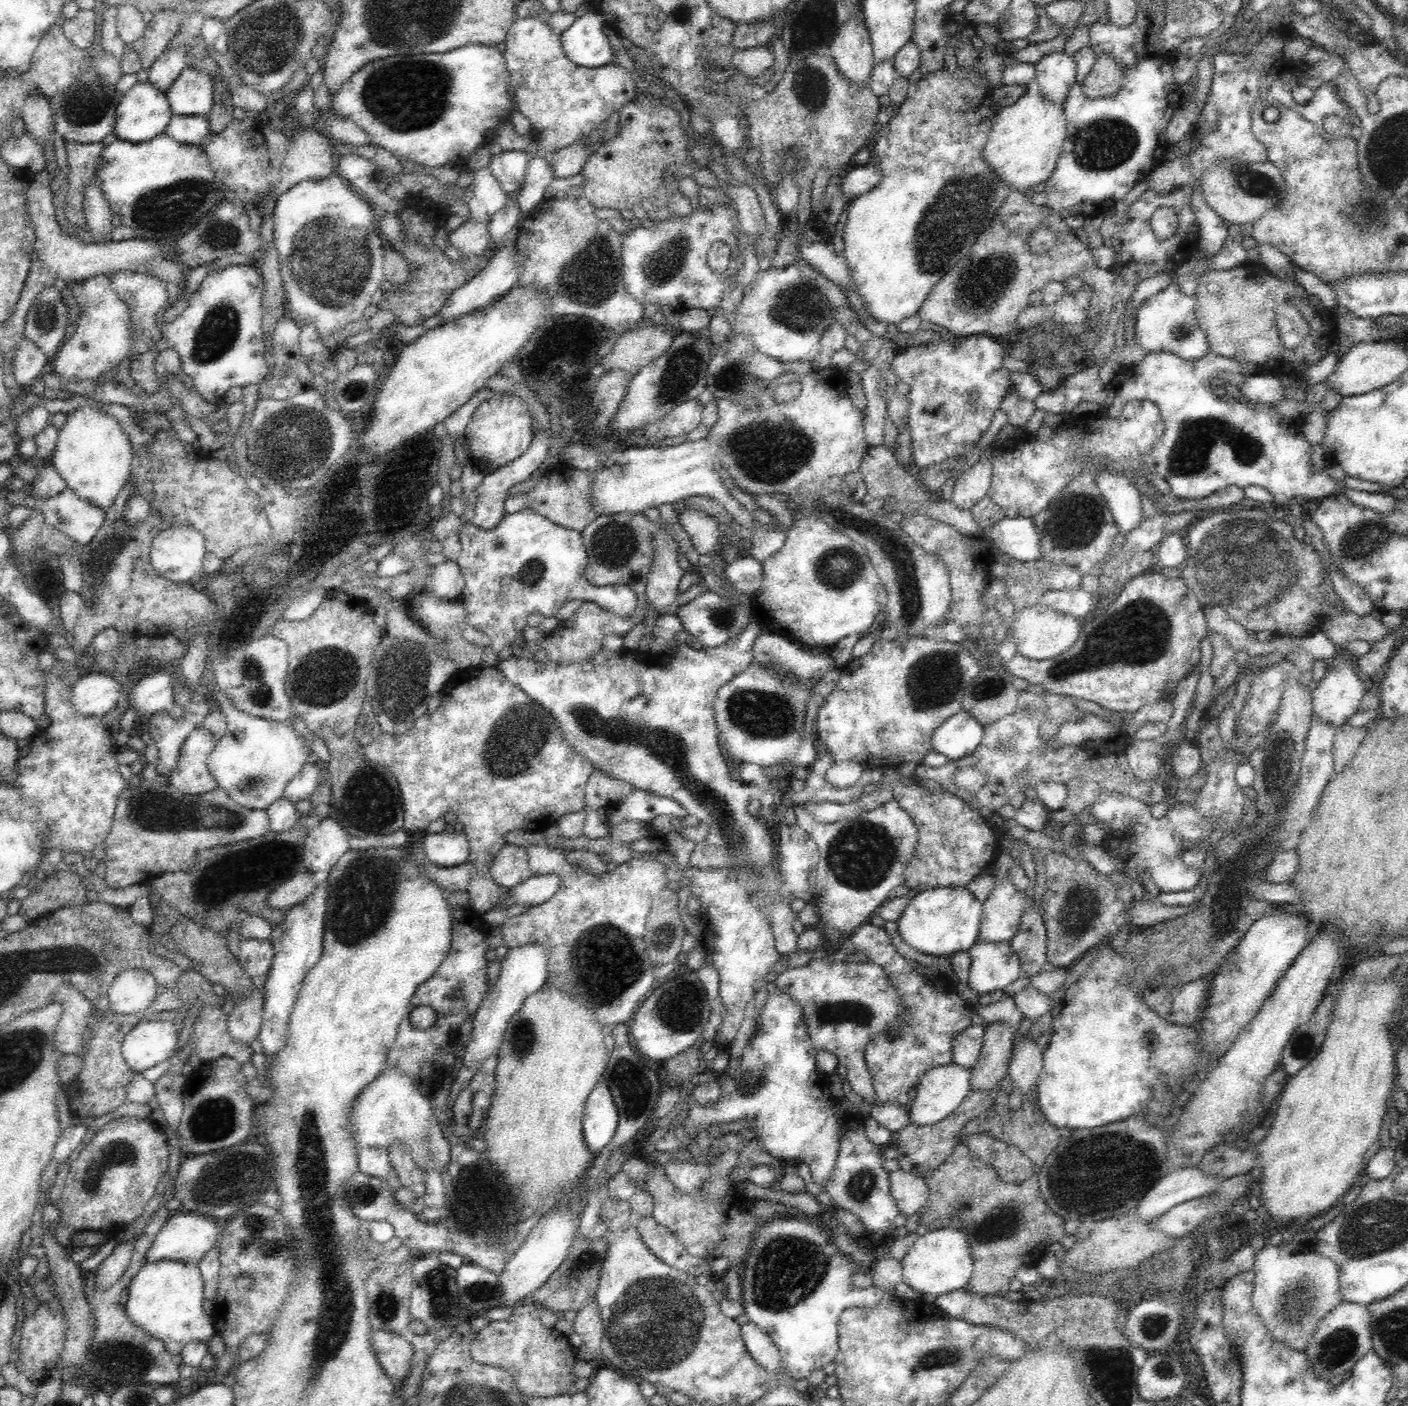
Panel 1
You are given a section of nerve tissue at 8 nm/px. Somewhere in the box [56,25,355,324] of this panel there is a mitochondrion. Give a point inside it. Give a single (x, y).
(188, 194)

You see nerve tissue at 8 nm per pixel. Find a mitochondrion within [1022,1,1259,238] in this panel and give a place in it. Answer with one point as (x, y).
(1106, 143)

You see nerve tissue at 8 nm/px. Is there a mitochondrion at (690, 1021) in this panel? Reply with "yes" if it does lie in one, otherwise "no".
yes

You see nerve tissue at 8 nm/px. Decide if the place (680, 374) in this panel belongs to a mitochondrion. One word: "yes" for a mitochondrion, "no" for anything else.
yes

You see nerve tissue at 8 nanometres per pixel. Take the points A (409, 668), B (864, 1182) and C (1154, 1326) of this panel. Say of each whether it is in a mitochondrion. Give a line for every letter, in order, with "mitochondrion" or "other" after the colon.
A: mitochondrion
B: mitochondrion
C: mitochondrion

